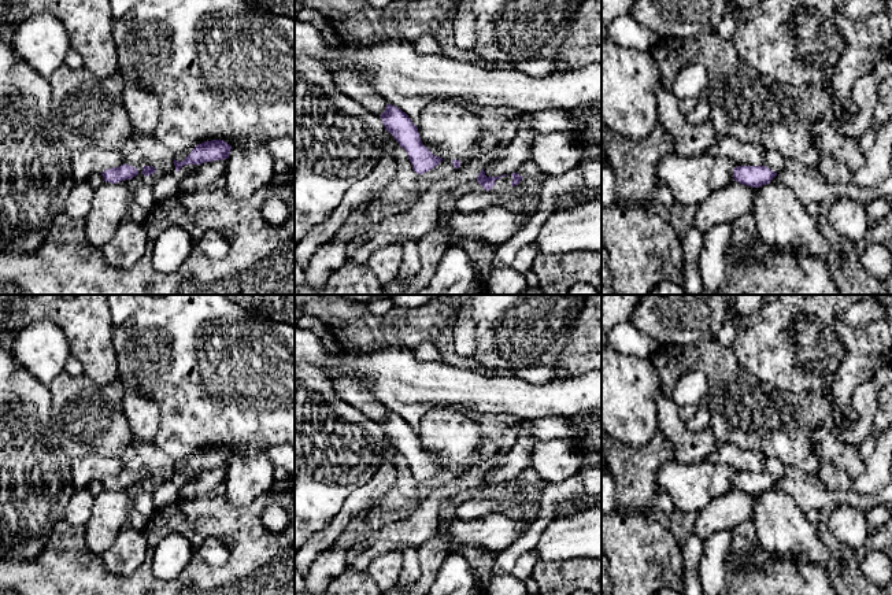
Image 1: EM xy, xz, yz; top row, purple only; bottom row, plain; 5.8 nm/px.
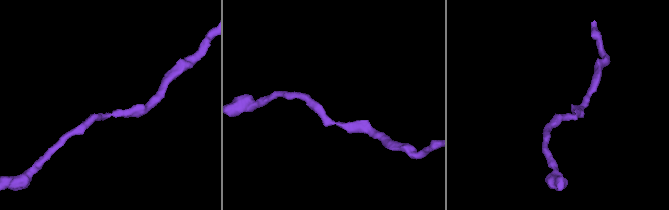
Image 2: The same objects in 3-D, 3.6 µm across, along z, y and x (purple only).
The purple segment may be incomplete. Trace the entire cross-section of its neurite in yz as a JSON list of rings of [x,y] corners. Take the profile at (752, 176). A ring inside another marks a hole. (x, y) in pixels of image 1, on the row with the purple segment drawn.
[[[737,166],[733,169],[734,181],[748,185],[751,188],[759,188],[762,185],[770,184],[770,181],[777,175],[773,170],[766,166]]]

